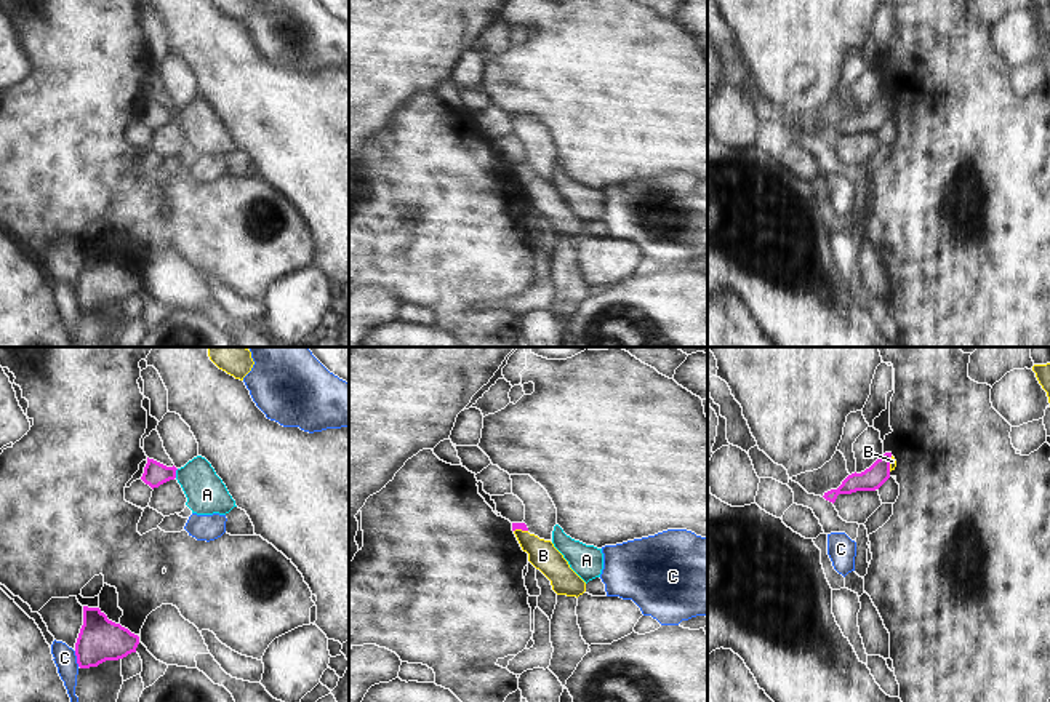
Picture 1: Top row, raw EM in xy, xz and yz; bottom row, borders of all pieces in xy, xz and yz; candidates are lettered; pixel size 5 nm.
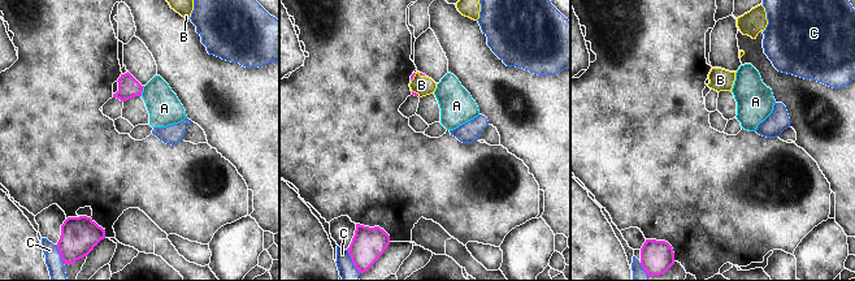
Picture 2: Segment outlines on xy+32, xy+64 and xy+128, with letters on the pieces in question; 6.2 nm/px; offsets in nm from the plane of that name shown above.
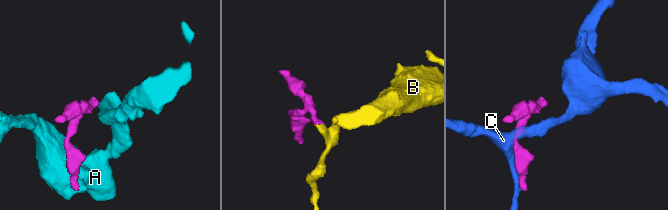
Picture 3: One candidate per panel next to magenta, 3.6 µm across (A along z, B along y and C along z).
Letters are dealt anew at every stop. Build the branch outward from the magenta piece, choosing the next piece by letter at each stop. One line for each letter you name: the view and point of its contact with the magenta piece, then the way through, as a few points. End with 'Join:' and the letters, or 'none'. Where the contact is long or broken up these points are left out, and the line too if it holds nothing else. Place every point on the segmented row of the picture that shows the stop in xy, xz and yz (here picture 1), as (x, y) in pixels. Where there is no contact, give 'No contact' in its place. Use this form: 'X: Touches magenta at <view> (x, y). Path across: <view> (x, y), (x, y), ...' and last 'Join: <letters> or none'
B: Touches magenta at yz (889, 464)
Join: B

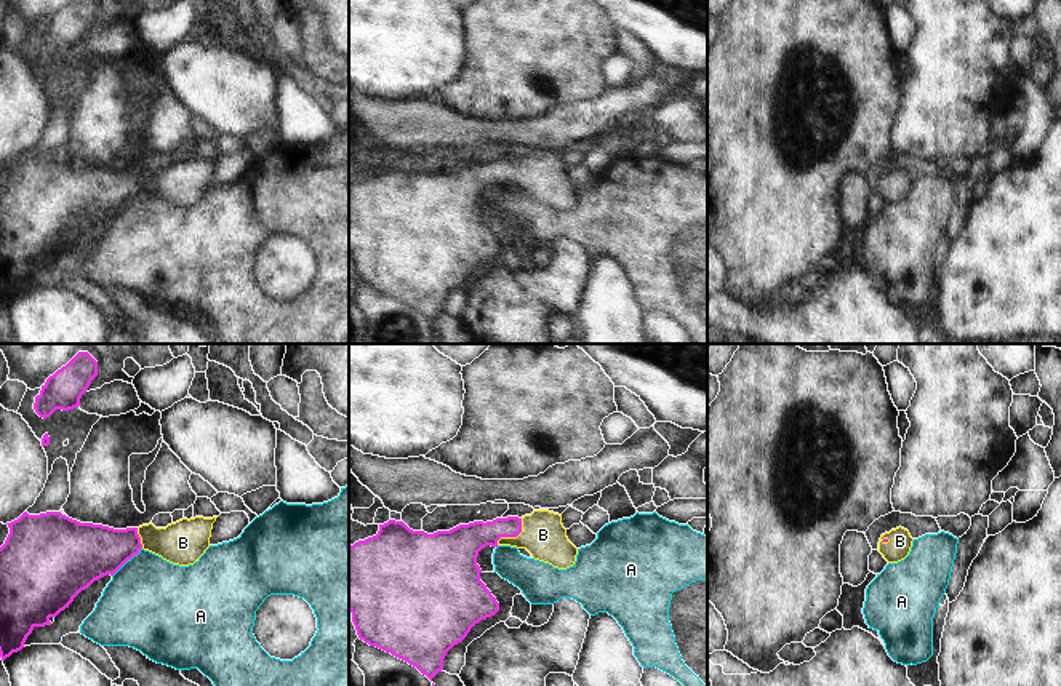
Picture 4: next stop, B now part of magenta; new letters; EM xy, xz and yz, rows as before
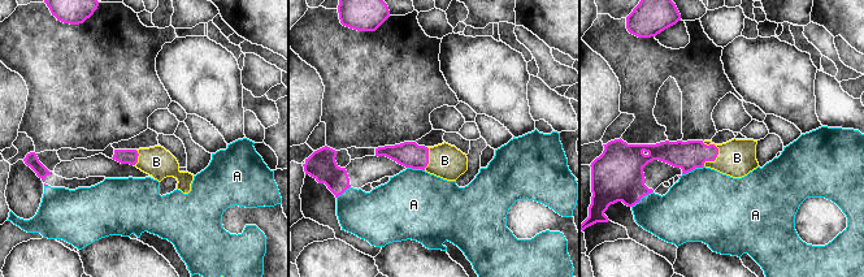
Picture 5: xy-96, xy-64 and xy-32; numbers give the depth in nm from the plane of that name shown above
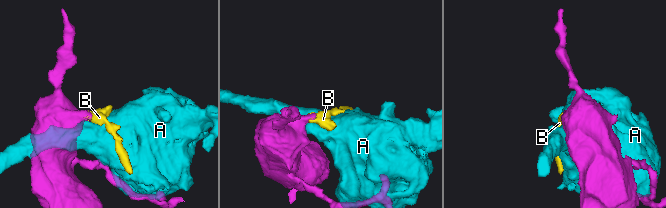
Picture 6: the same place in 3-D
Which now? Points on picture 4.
B: Touches magenta at xz (514, 536). Path across: xz (464, 541), (474, 536), (514, 536), (543, 534)
Join: B

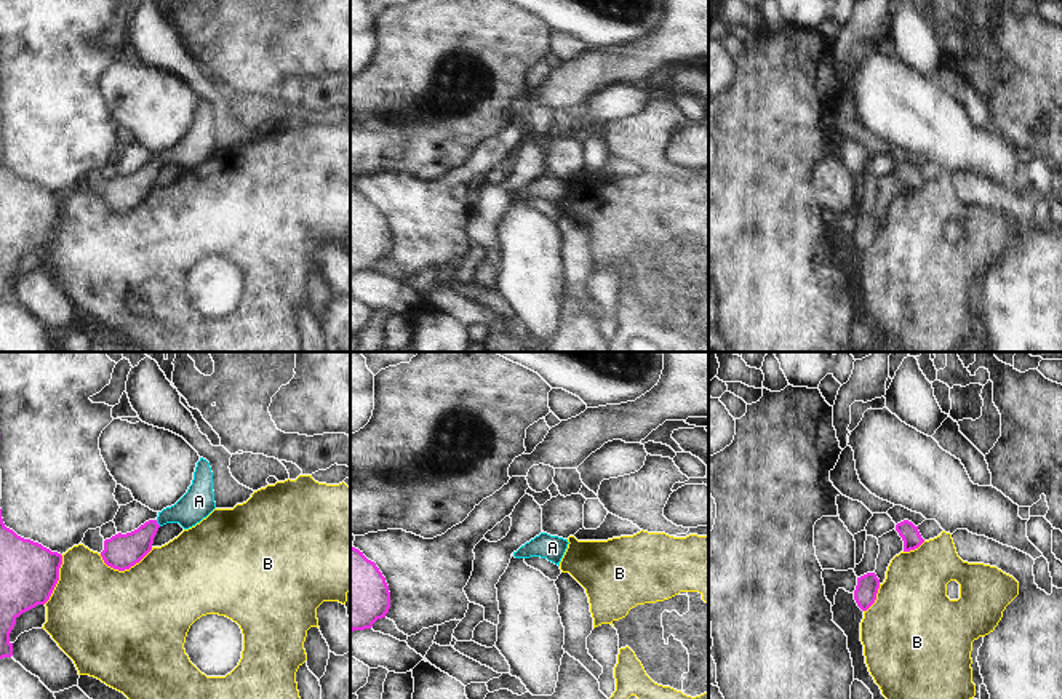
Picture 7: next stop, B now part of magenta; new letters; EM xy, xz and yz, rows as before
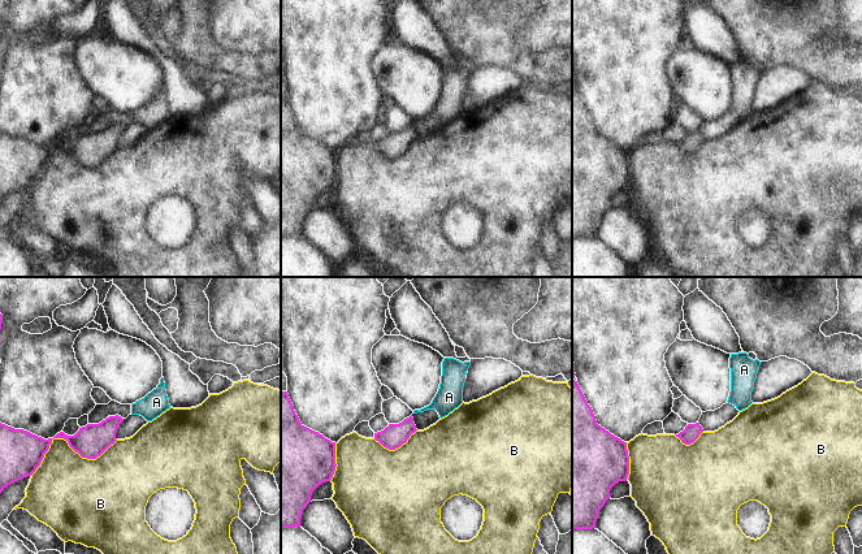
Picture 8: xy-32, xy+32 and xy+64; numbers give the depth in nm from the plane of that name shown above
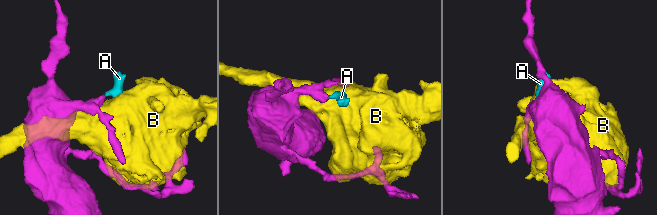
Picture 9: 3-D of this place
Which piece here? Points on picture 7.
A: Touches magenta at xy (157, 523). Path across: xy (120, 552), (130, 549), (157, 523), (199, 501)
Join: A

